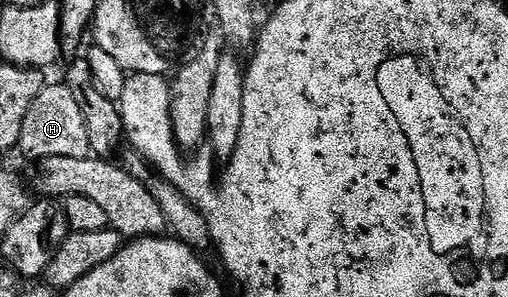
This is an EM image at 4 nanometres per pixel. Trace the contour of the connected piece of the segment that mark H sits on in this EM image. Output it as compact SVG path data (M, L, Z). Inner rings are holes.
M50 82L39 93L39 97L31 101L31 109L27 109L27 118L23 120L23 133L19 133L17 147L27 158L34 161L51 157L90 158L91 152L83 112L79 109L72 90L66 87L64 82Z

